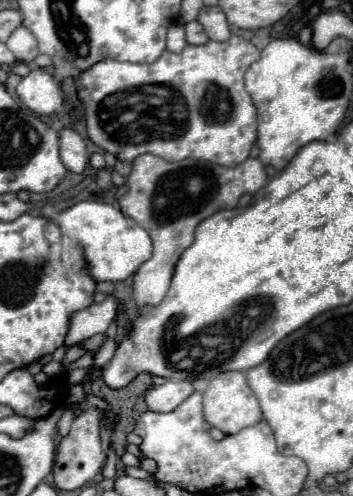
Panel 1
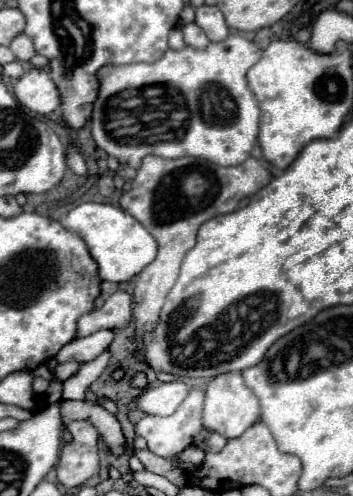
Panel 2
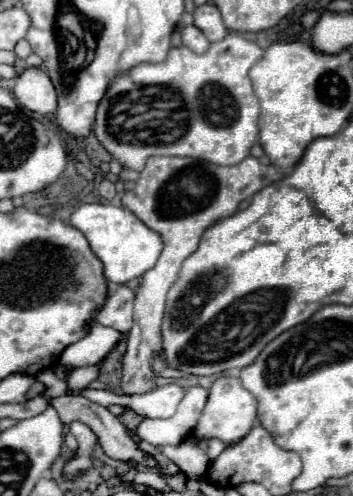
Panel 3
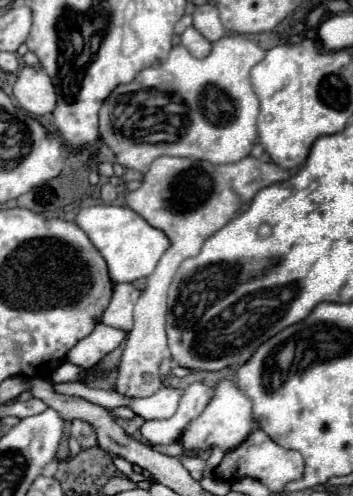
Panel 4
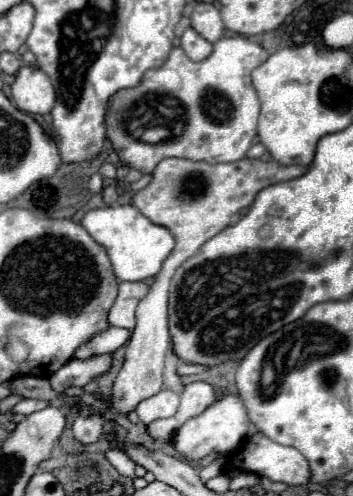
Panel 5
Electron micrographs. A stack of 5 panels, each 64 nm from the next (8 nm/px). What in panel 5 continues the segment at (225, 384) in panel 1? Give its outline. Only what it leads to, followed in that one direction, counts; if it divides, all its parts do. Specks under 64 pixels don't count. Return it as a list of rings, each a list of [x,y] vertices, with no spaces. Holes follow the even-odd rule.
[[[224,392],[200,416],[190,418],[182,428],[178,428],[172,438],[172,444],[188,460],[200,460],[210,452],[220,452],[224,456],[232,456],[238,450],[238,446],[244,444],[248,426],[250,426],[250,422],[248,422],[248,412],[244,408],[244,400],[240,400],[238,394]]]

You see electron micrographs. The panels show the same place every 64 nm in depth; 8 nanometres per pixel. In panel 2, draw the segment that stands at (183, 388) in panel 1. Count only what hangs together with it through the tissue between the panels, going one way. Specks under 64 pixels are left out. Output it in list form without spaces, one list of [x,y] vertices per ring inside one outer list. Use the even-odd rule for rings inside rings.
[[[180,380],[160,384],[156,388],[148,388],[140,398],[138,398],[138,408],[146,414],[154,416],[170,416],[180,402],[188,396],[190,386],[186,386]]]

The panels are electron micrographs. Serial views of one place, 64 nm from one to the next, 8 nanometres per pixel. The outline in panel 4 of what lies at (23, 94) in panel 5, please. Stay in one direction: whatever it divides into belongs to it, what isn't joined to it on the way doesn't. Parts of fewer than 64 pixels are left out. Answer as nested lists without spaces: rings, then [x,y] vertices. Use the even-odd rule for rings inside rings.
[[[24,66],[14,84],[14,96],[20,106],[32,114],[48,114],[56,106],[56,92],[50,76],[32,66]]]

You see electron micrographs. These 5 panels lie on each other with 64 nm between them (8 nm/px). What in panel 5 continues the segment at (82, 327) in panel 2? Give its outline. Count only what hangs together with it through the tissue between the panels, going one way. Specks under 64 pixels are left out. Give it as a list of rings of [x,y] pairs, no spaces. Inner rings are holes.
[[[120,282],[118,296],[108,312],[108,324],[132,330],[136,324],[136,304],[146,296],[148,286],[144,282]]]

